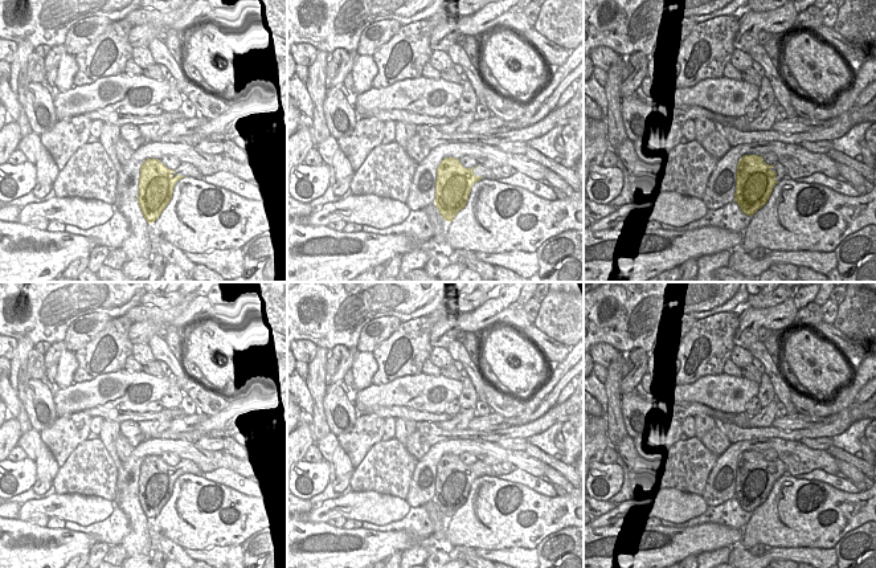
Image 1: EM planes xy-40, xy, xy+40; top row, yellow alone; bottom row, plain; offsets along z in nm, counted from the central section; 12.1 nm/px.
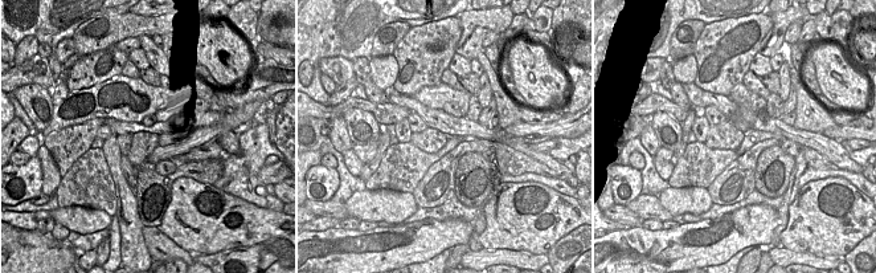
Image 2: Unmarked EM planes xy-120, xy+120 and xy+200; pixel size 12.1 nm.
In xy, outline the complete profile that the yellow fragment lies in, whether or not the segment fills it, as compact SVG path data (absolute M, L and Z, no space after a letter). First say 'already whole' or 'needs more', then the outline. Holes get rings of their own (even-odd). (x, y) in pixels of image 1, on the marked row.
already whole | M446 158L437 168L435 207L443 220L451 222L468 200L472 185L482 179L472 169L464 168L459 159Z

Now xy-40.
already whole | M147 159L140 167L138 203L148 224L155 222L169 204L176 183L185 177L168 169L159 159Z

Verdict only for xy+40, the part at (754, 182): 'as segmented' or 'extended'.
as segmented

